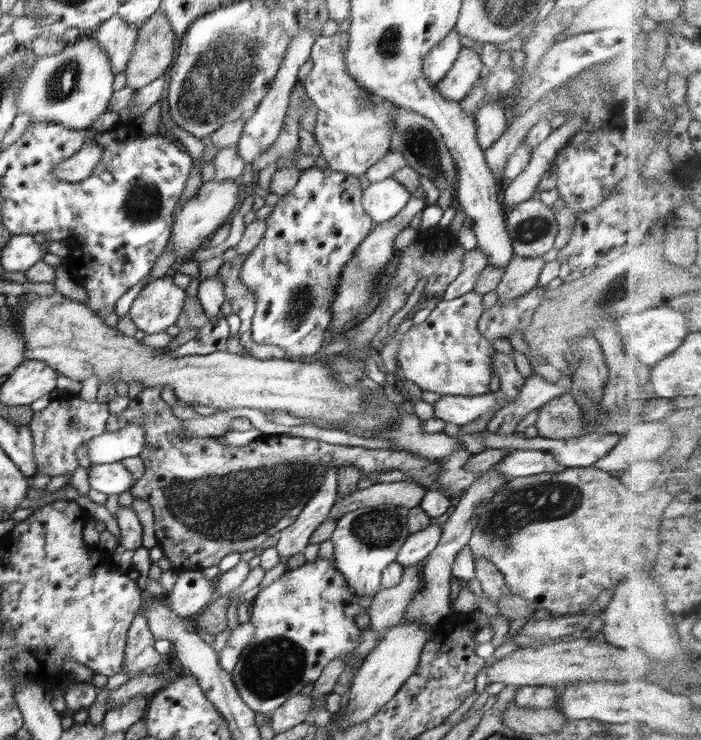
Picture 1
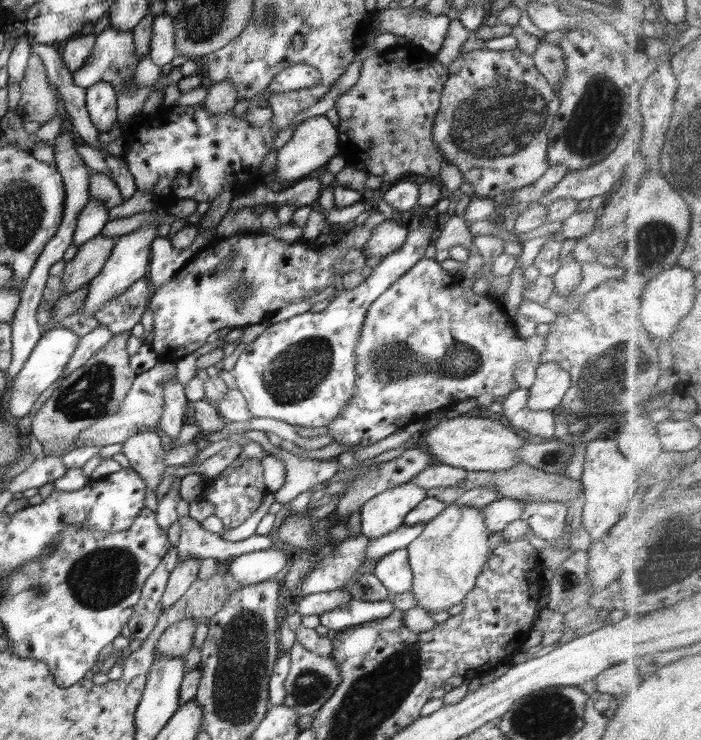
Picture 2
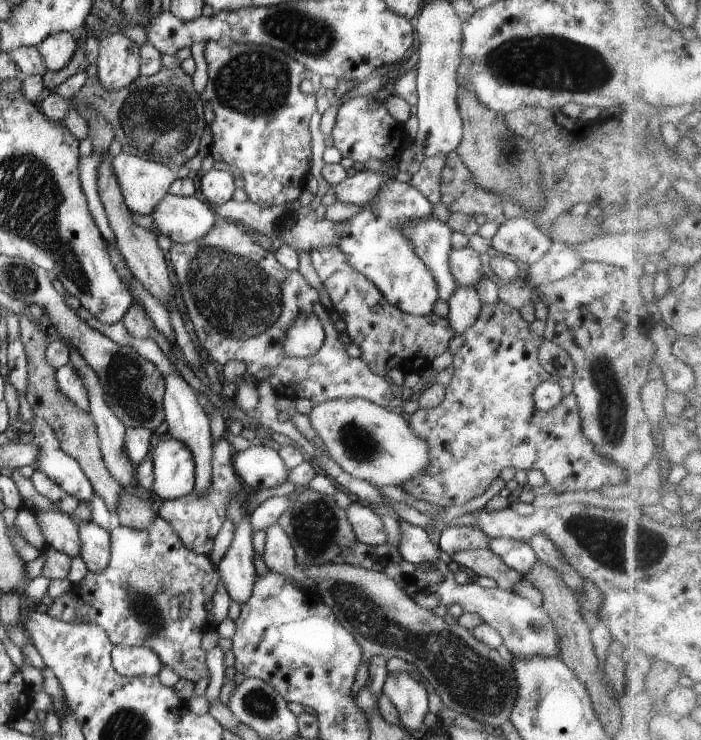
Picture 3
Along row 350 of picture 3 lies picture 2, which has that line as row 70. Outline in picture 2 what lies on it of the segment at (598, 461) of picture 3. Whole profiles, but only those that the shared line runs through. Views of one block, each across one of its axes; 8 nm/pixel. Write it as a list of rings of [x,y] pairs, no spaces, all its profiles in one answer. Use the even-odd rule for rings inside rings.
[[[487,48],[475,49],[466,53],[460,53],[448,68],[449,78],[442,89],[439,112],[434,118],[432,128],[432,142],[434,142],[436,150],[442,154],[444,160],[454,164],[454,166],[458,166],[458,170],[462,172],[464,182],[469,182],[474,186],[473,196],[476,197],[493,198],[494,196],[500,196],[503,192],[514,191],[517,188],[536,182],[551,165],[547,158],[548,134],[550,134],[552,121],[554,121],[554,116],[558,113],[561,100],[557,96],[556,90],[552,89],[546,78],[535,68],[532,55],[523,52],[519,48],[498,51]]]

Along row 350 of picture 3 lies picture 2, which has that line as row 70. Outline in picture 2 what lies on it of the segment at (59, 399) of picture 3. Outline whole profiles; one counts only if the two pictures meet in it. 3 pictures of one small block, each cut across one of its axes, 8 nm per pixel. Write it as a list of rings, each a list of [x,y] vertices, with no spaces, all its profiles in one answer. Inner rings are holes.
[[[37,54],[29,56],[24,79],[19,84],[22,96],[15,112],[23,122],[44,124],[58,115],[58,98],[50,88],[44,64]]]

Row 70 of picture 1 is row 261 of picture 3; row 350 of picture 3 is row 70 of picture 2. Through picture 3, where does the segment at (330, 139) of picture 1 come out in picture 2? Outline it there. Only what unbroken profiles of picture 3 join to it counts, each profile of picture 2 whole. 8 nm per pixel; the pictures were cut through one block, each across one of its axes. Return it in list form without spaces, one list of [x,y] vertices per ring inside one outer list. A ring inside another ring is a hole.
[[[412,44],[394,45],[389,50],[364,59],[358,82],[336,100],[340,117],[338,124],[339,155],[347,164],[362,162],[369,174],[380,176],[384,182],[397,182],[404,176],[439,176],[442,154],[432,142],[434,118],[439,112],[441,94],[449,71],[436,61],[436,55]]]

